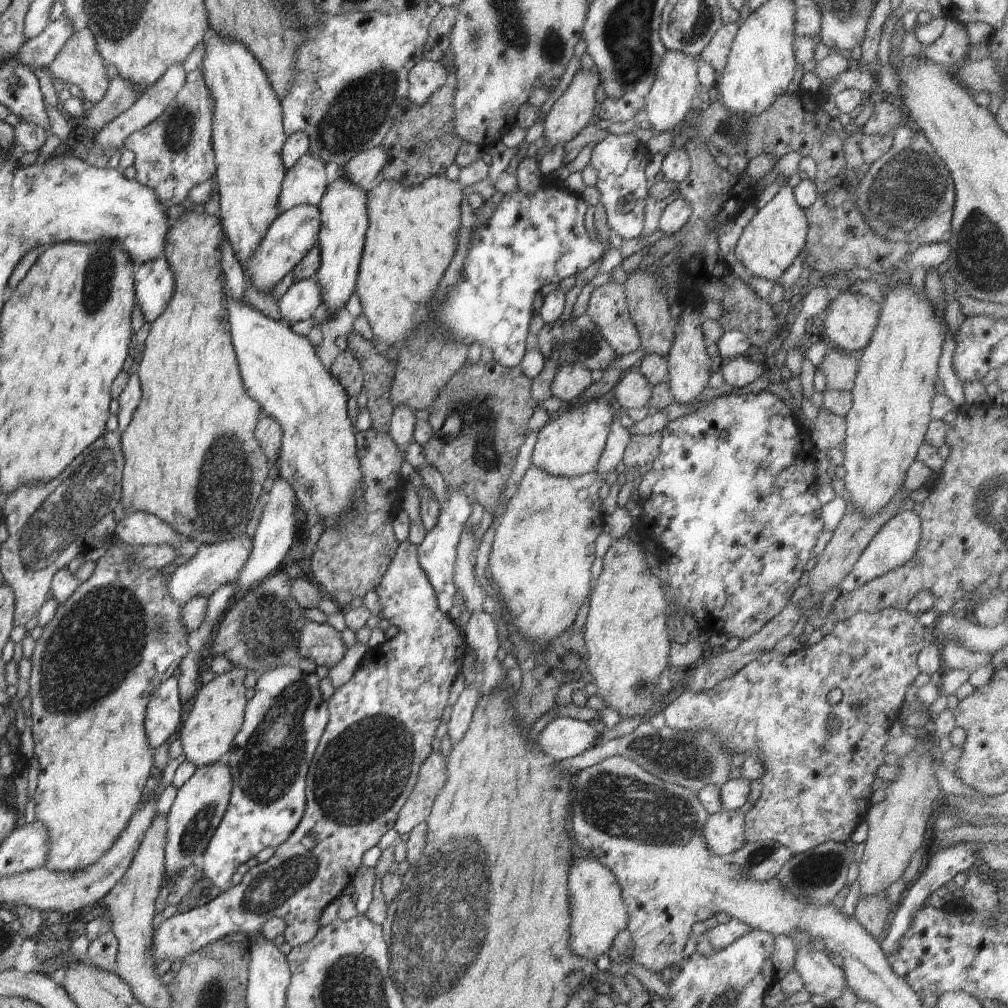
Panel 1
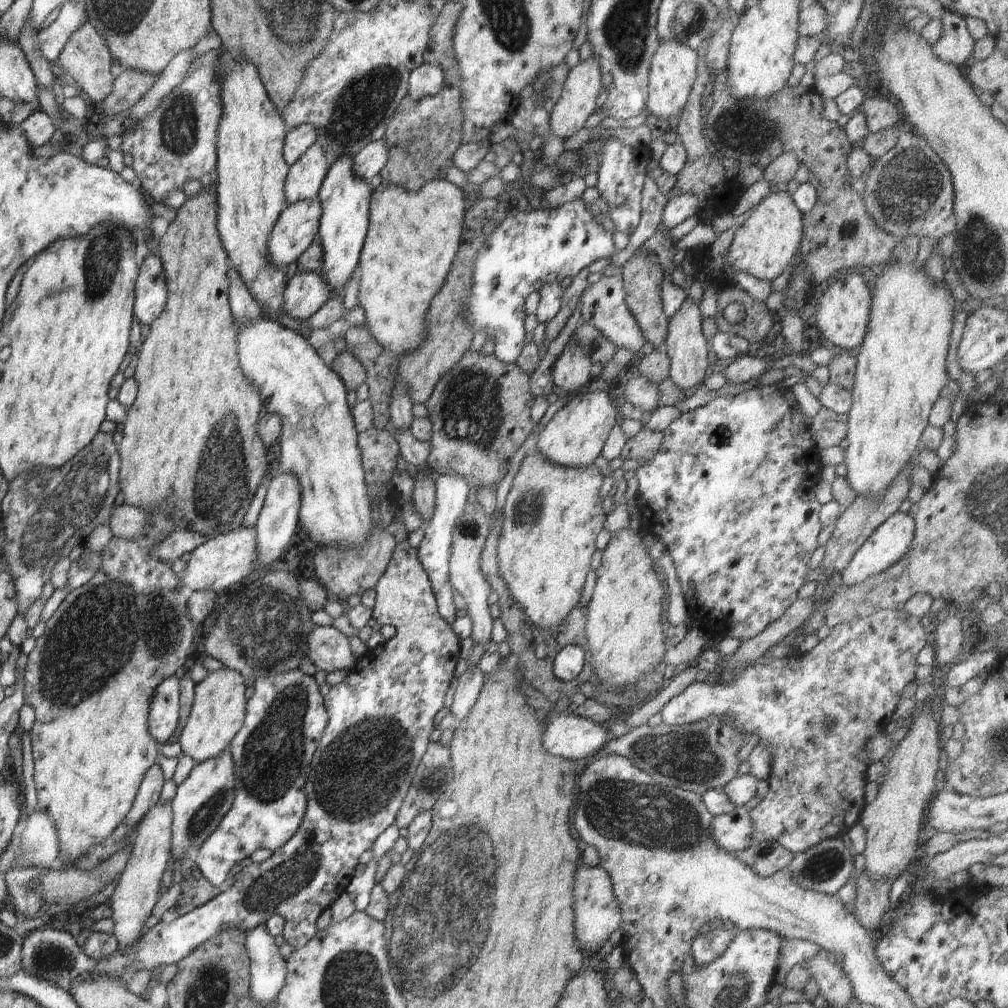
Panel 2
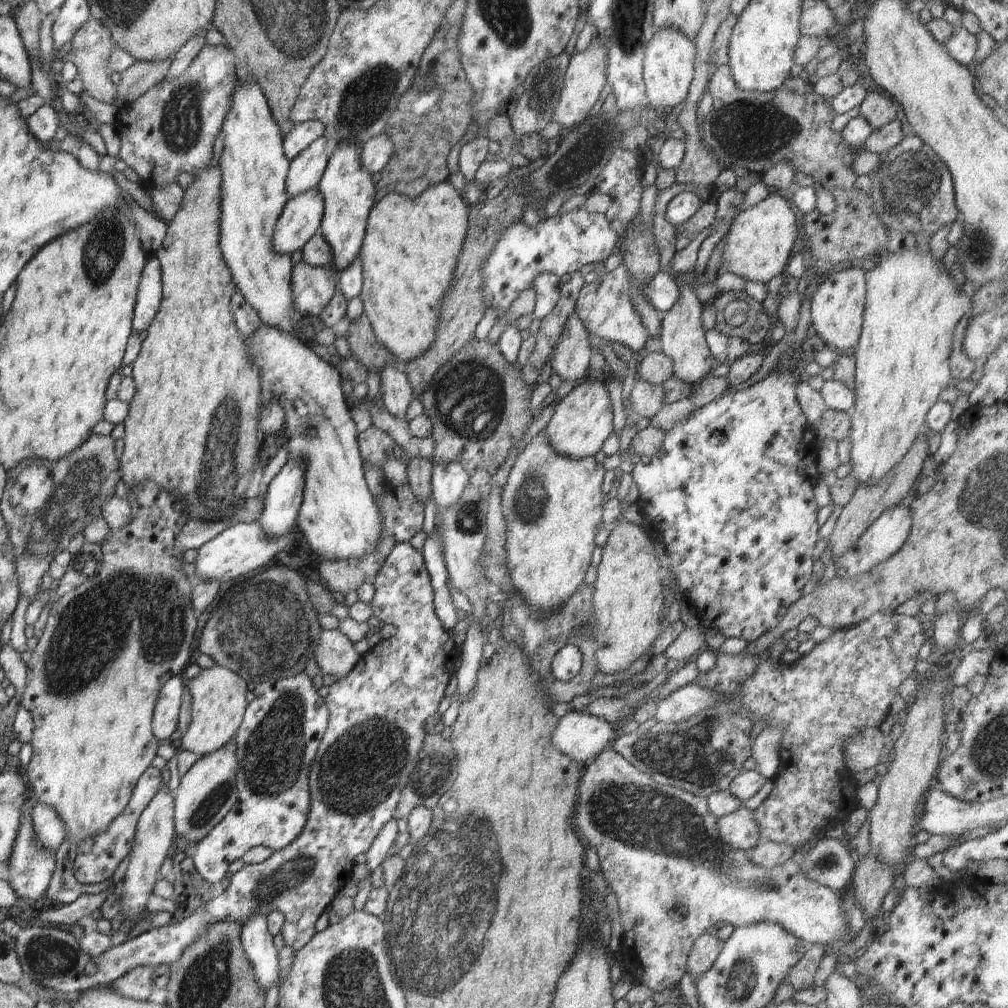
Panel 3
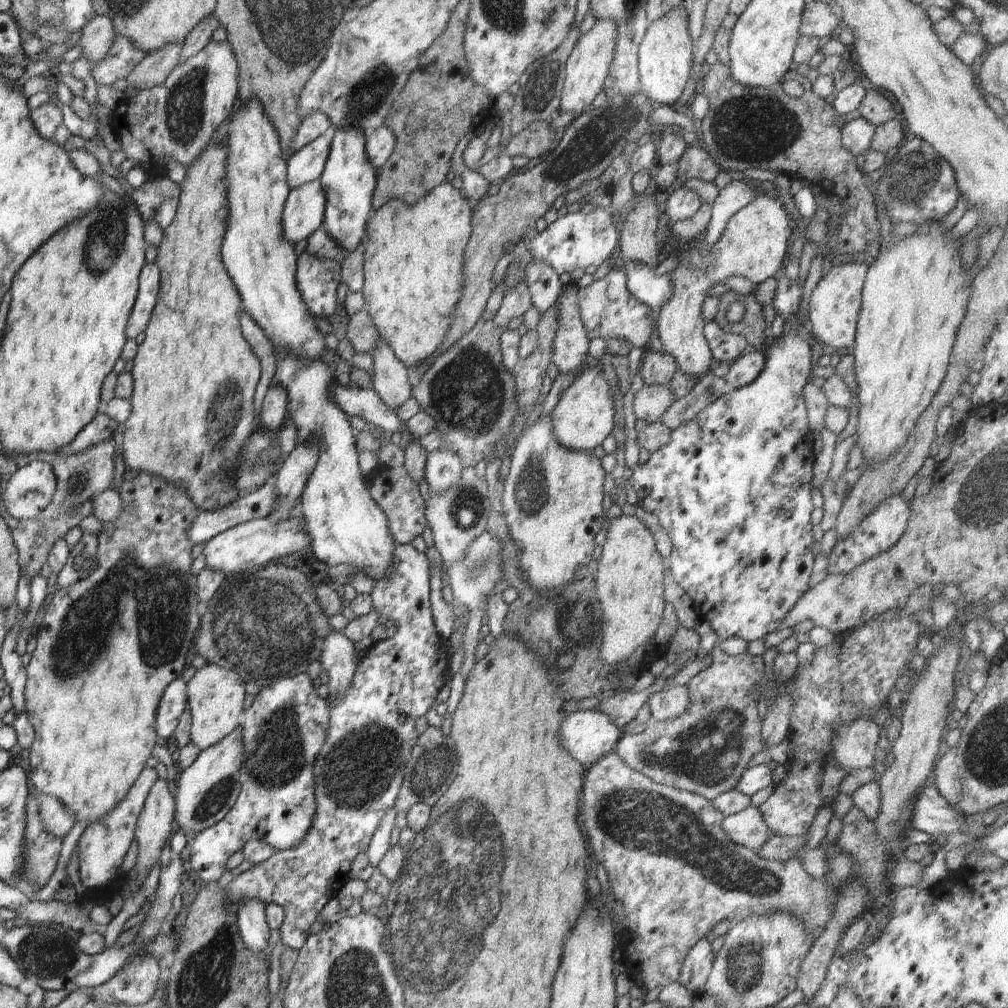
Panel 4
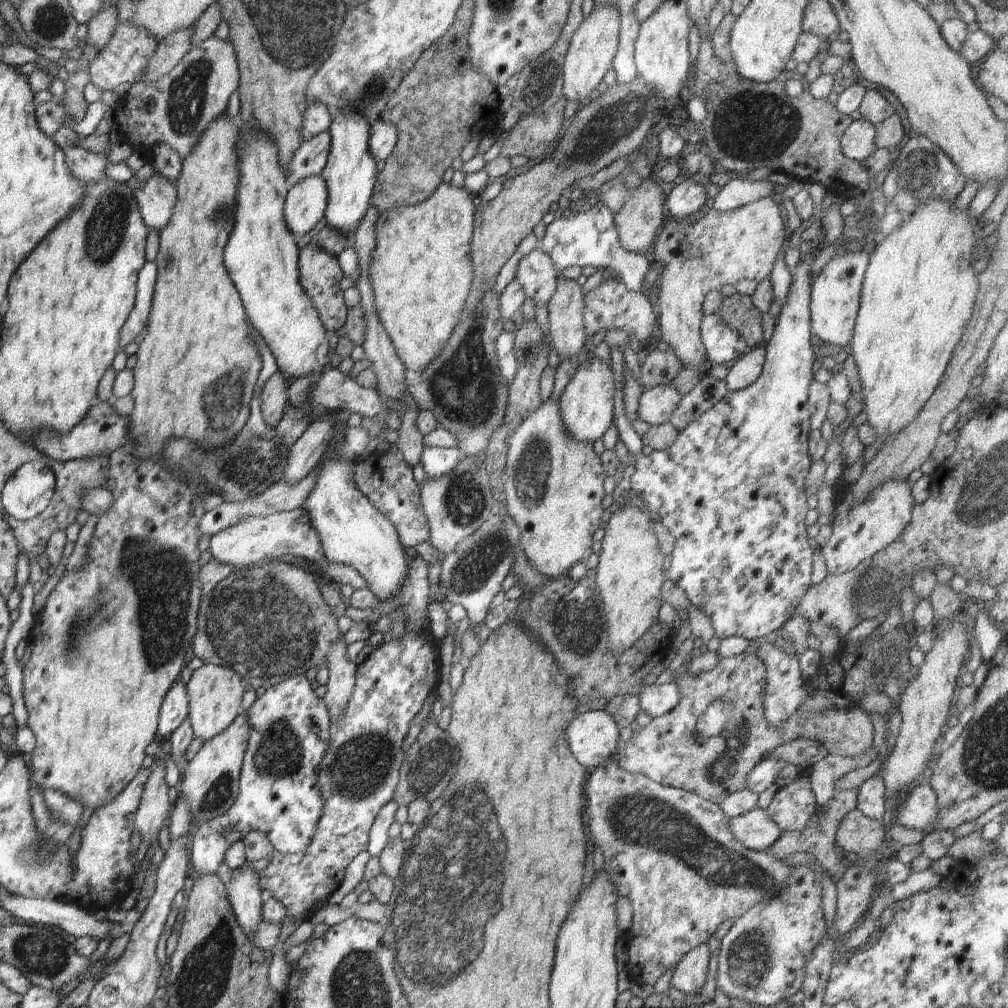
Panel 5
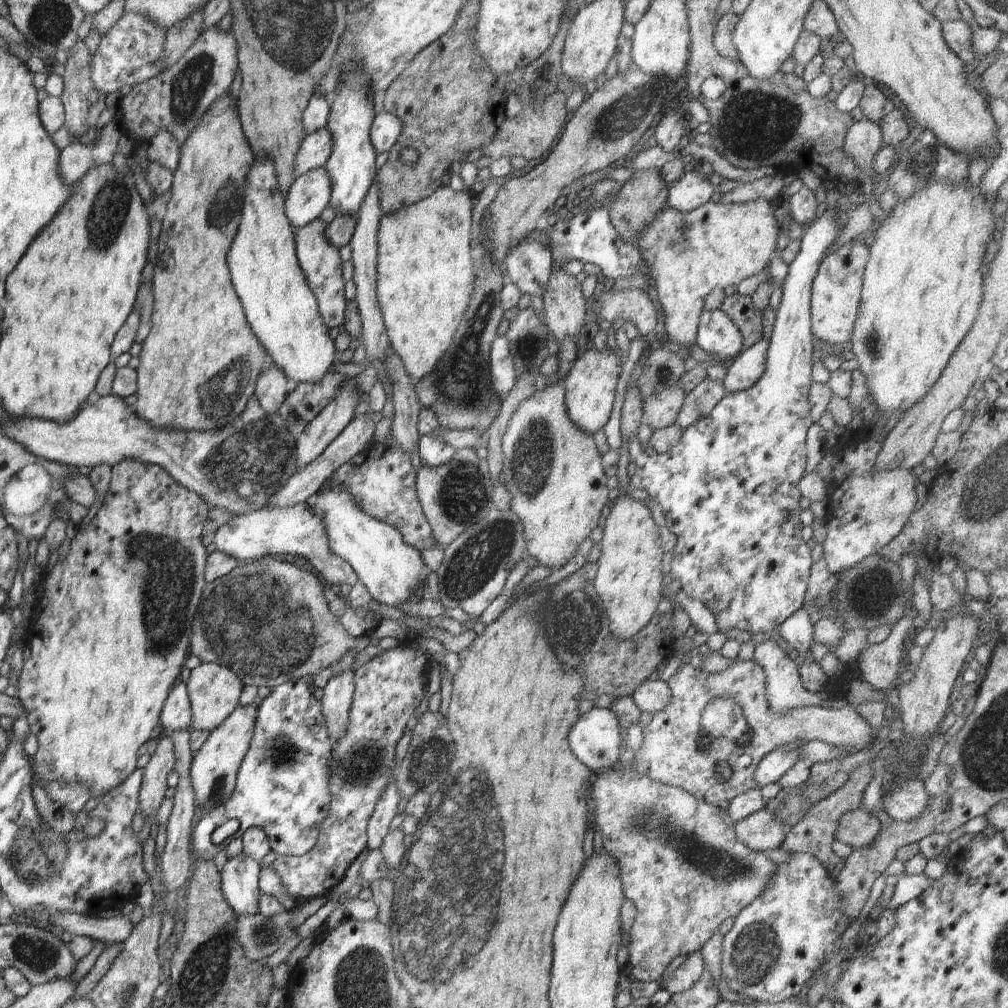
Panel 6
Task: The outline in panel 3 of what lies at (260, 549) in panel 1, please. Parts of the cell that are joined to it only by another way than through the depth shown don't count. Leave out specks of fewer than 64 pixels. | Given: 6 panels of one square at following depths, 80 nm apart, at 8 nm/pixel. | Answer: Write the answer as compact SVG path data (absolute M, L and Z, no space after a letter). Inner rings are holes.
M290 457L270 481L258 520L267 537L292 532L303 501L306 467L304 459Z

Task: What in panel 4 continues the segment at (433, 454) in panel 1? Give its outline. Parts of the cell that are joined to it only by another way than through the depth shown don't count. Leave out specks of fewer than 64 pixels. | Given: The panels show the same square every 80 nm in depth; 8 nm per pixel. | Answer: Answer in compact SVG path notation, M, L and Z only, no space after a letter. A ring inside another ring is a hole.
M484 311L477 320L477 323L469 331L466 331L466 334L463 334L453 345L450 345L443 353L440 353L431 362L431 365L421 377L419 384L411 387L412 398L416 398L421 405L420 408L426 411L435 420L436 430L442 435L445 444L442 449L446 449L447 451L457 454L461 458L464 467L470 465L476 466L478 462L482 462L482 460L487 461L495 455L495 444L500 439L504 439L503 436L512 428L513 418L515 417L517 409L517 405L513 400L515 397L515 380L513 375L510 374L503 365L502 355L500 352L502 330L495 323L494 318L495 315L489 316L488 313Z

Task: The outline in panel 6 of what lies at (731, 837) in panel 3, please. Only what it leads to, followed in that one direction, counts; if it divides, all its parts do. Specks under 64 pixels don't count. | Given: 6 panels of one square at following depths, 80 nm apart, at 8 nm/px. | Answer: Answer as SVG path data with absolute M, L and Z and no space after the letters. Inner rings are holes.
M765 808L735 823L733 829L740 842L752 850L766 854L770 850L781 848L788 834L783 822Z

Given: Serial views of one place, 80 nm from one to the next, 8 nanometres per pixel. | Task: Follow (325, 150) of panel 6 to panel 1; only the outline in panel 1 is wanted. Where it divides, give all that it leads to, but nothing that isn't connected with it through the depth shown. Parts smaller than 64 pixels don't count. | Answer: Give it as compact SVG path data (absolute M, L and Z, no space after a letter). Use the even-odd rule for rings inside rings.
M306 153L286 171L279 194L279 212L298 205L318 206L326 187L325 162L315 154Z

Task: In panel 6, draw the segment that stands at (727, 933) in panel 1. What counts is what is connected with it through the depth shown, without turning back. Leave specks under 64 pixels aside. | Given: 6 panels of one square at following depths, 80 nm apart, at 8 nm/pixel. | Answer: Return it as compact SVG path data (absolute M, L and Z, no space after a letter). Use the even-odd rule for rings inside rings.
M700 951L689 954L688 959L678 969L662 978L658 983L660 989L668 991L671 995L688 990L698 979L705 976L703 958Z

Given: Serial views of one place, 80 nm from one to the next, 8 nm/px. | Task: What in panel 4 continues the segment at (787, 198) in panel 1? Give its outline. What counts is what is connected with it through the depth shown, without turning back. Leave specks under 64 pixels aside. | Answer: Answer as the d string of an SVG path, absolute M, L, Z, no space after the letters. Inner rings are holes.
M758 194L744 208L736 211L726 223L723 233L708 250L705 247L706 230L702 231L694 241L692 248L689 242L677 240L669 229L664 240L663 257L678 255L678 267L669 277L671 282L670 298L661 306L656 318L656 332L663 345L662 350L667 352L677 362L678 368L685 375L696 378L711 371L715 365L711 350L703 335L705 320L701 315L703 299L714 284L726 282L732 276L744 276L756 286L761 282L776 276L776 271L782 268L786 258L788 241L792 240L796 227L791 216L777 197Z

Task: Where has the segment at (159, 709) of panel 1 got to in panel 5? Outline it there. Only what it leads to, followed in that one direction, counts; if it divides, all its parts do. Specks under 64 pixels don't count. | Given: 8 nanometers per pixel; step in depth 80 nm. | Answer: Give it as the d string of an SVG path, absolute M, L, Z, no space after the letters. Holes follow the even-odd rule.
M177 680L166 693L159 712L158 737L172 734L189 716L187 686Z

